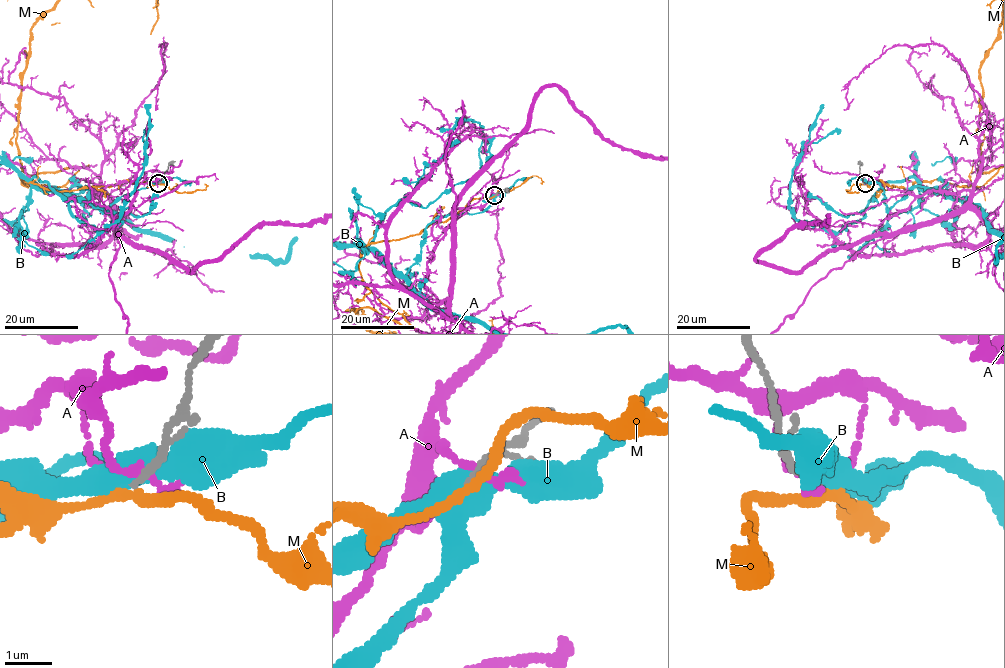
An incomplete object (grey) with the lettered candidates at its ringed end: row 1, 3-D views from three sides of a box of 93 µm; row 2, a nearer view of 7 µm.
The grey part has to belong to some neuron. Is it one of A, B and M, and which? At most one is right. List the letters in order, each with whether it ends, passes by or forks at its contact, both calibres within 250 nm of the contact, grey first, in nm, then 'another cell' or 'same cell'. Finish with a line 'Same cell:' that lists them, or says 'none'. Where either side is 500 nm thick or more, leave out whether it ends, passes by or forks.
A: it passes by | 200/150 nm | another cell
B: it forks | 200/480 nm | another cell
M: it passes by | 180/200 nm | another cell
Same cell: none

